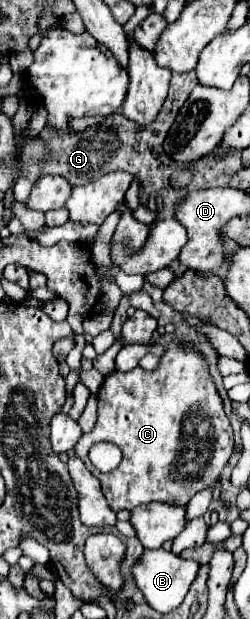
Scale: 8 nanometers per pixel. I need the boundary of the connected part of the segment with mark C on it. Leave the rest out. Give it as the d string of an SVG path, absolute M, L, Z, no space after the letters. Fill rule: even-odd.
M176 341L166 349L160 367L156 371L144 371L140 367L128 373L114 371L104 379L96 399L98 399L98 423L92 429L92 433L80 437L80 441L74 445L74 453L86 463L88 471L100 481L102 493L110 509L116 513L124 509L132 510L136 505L150 501L184 507L198 491L218 481L224 465L232 455L234 449L232 427L224 413L222 399L218 397L218 391L210 381L206 361L200 353L192 351L190 347L182 347ZM98 441L114 443L116 447L122 449L122 461L118 469L110 473L102 473L90 463L88 449Z

